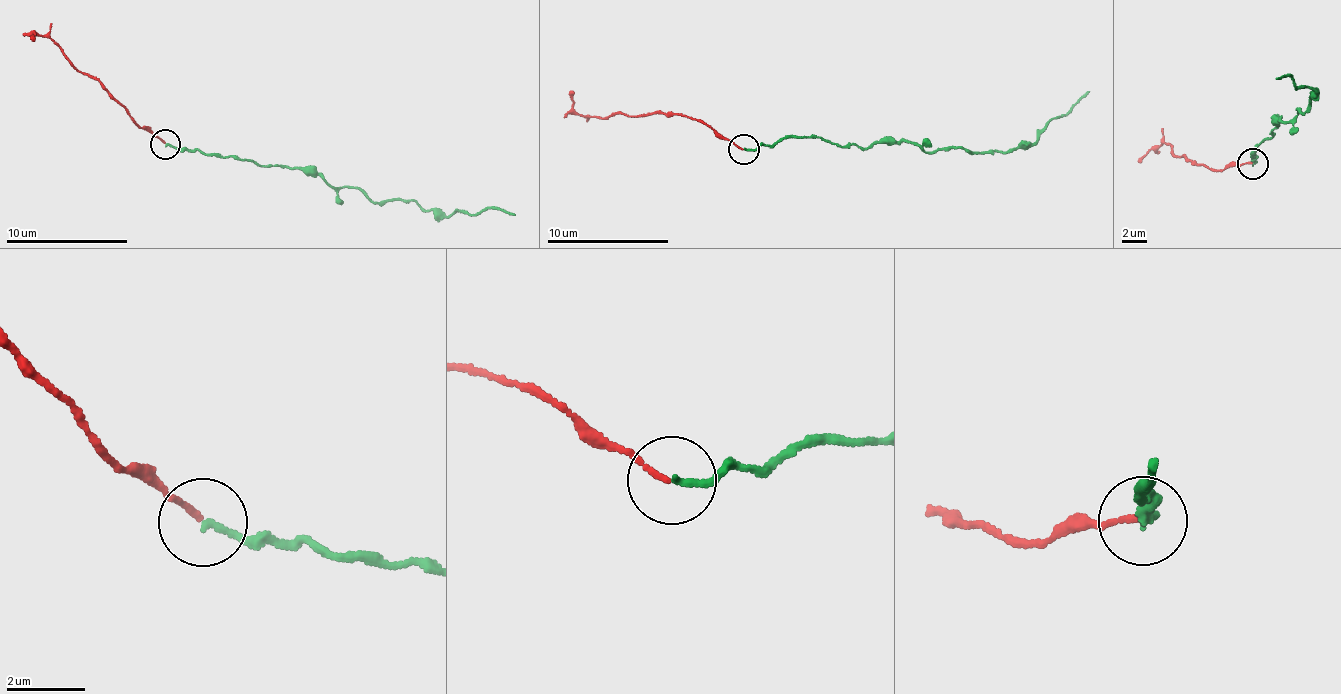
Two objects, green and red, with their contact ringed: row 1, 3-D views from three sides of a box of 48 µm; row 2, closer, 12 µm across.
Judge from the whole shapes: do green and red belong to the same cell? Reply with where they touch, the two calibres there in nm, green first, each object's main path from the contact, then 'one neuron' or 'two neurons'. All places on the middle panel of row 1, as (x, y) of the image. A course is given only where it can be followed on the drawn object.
(743, 149) | 170/130 nm | green via (742, 150), (811, 135), (869, 148), (903, 141), (936, 152), (1010, 152), (1033, 143), (1053, 120), (1090, 91) | red via (742, 150), (710, 127), (679, 114), (589, 116), (575, 109), (571, 91) | two neurons

